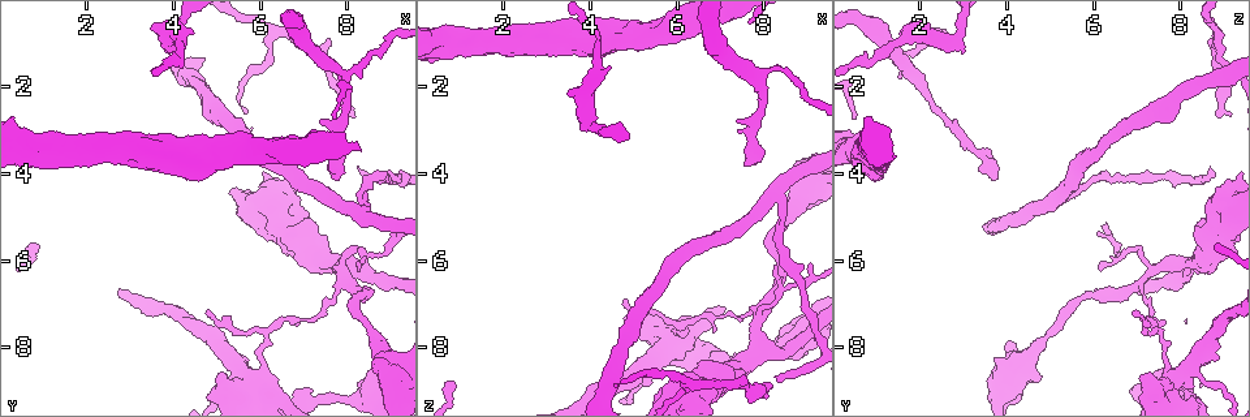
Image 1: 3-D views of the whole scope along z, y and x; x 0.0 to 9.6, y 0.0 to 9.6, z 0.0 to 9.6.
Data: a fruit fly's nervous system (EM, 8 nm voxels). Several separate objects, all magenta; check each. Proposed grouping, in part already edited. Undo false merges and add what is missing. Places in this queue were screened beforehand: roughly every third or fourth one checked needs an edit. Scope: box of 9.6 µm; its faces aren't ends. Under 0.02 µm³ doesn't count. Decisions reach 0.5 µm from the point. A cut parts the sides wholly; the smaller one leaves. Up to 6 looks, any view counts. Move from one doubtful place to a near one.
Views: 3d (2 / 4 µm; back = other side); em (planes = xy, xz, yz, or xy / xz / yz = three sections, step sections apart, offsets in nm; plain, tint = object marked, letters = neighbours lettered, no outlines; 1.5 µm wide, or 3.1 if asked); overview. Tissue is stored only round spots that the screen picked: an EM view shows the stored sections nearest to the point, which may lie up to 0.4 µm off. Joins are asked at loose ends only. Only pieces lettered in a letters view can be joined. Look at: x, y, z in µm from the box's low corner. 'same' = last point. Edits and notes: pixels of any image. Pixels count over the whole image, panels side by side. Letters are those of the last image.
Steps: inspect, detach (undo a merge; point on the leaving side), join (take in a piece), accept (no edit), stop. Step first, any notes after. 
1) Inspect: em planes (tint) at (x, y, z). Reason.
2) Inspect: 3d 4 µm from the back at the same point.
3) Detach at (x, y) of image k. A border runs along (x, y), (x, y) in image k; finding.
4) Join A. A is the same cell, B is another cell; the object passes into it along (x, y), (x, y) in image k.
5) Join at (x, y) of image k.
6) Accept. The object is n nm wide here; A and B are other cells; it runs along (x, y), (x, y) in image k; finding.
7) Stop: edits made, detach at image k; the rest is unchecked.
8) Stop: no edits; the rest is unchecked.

Inspect: em planes (tint) at (6.40, 0.75, 8.85). Sharp bend.

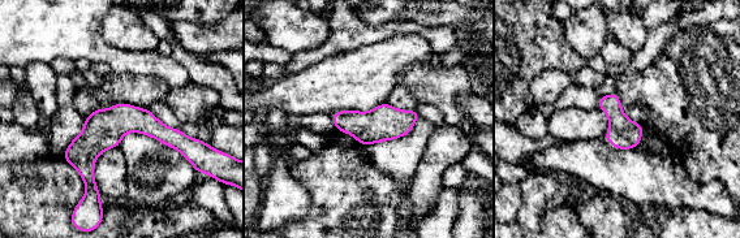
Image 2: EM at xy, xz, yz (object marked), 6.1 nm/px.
Inspect: em planes (letters) at the same point. What lies round it.

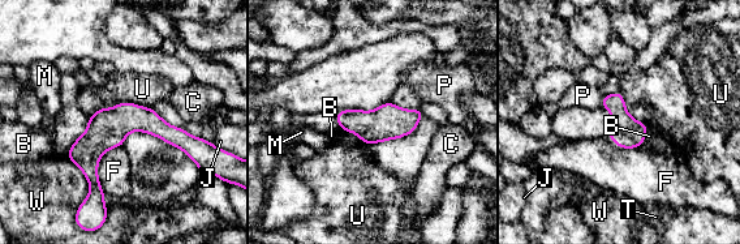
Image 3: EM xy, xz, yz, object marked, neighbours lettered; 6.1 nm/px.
Accept. The object is 190 nm wide here; B, C, F, J, M, P, T, U and W are other cells; it runs along (198, 140), (116, 123), (71, 154) in image 3; one neuron here.

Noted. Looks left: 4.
Inspect: 3d 4 µm at (4.05, 0.75, 3.00). Thick turns thin.

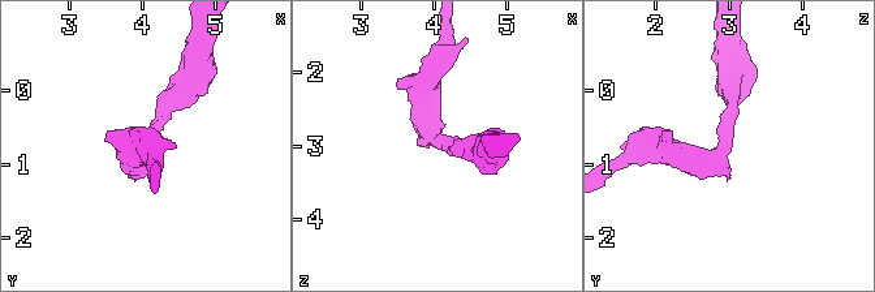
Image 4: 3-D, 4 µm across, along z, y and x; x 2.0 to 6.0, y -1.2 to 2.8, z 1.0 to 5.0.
Inspect: em xz step 8 (tint) at (4.05, 0.70, 2.95). Now the EM.

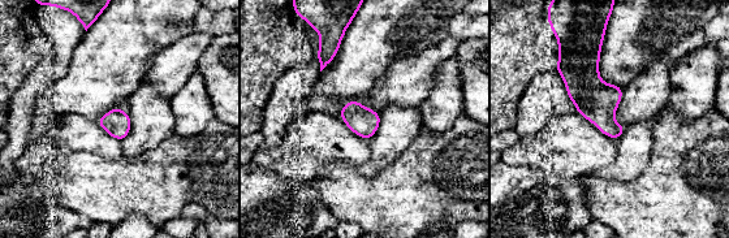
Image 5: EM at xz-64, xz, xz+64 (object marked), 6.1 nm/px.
Inspect: em planes (letters) at the same point. Cut it another way.

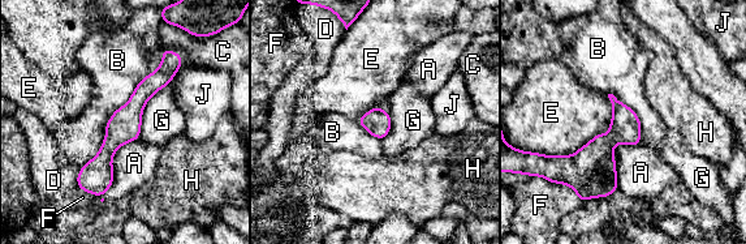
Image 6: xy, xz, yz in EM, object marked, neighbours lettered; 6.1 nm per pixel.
Accept. The object is 170 nm wide here; the longest contact is with B, 900 nm; A, B, C, D, E, F, G, H and J are other cells; continuous, no second neuron.

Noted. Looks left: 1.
Stop: no edits; the rest is unchecked.

